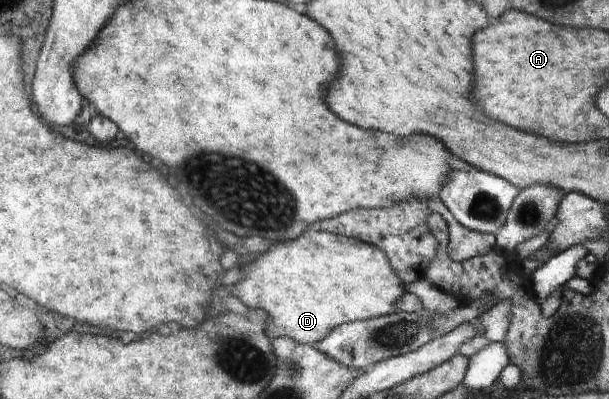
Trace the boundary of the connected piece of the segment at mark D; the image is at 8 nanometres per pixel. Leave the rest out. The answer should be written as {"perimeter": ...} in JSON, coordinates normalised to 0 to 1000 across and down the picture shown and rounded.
{"perimeter":[[[509,574],[502,579],[498,589],[491,591],[488,599],[475,602],[470,607],[452,609],[447,624],[432,642],[422,649],[399,654],[396,667],[402,679],[401,694],[386,714],[383,714],[384,739],[392,744],[396,754],[407,764],[409,772],[429,772],[440,784],[443,805],[440,807],[440,820],[437,822],[437,835],[445,850],[452,850],[458,842],[471,845],[479,850],[483,857],[491,857],[493,862],[504,862],[516,867],[524,862],[532,847],[542,840],[555,817],[570,812],[583,802],[608,802],[609,797],[621,797],[626,792],[639,792],[644,784],[655,779],[652,772],[652,759],[658,749],[658,739],[668,732],[668,709],[662,709],[660,699],[650,689],[647,682],[647,669],[640,662],[640,649],[637,639],[619,617],[611,617],[598,604],[589,604],[570,591],[558,591],[557,586],[548,586],[535,579],[519,579]]]}

